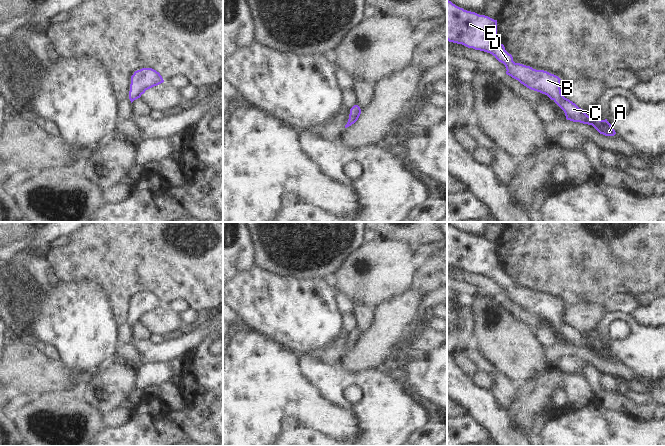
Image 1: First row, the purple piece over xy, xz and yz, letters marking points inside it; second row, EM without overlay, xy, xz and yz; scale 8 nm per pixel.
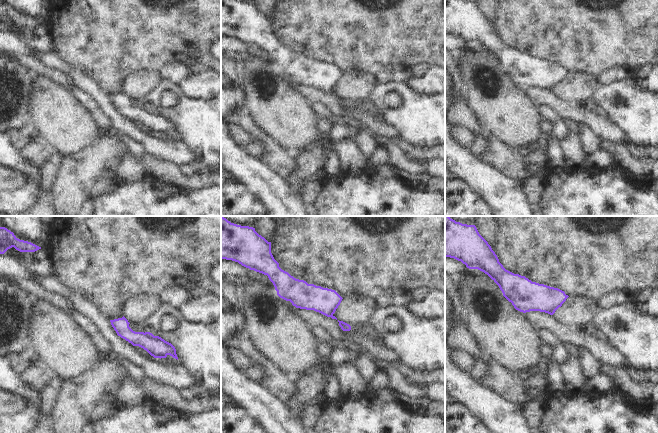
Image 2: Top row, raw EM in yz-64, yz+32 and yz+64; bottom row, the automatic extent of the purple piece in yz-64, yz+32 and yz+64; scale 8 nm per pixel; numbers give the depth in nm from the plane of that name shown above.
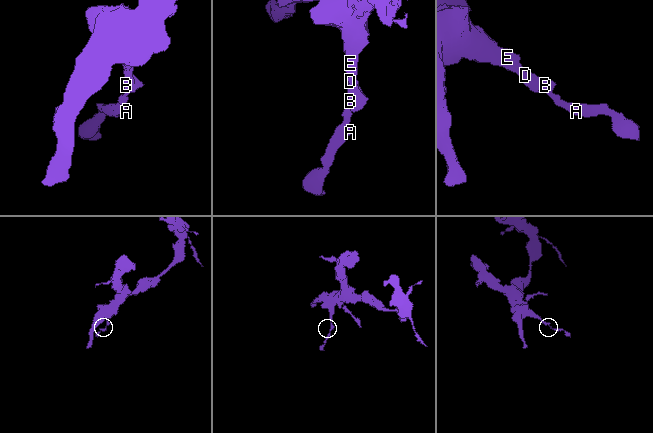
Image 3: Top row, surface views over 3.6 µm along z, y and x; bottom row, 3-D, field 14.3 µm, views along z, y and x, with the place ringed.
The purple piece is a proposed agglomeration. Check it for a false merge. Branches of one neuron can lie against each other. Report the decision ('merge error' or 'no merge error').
no merge error

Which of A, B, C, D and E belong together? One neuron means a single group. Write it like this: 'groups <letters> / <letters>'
groups A B C D E

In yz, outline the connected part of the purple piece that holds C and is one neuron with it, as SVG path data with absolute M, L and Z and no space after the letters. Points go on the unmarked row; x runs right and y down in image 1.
M447 223L447 264L492 278L505 289L507 299L527 312L547 319L564 335L567 344L592 349L605 360L616 358L607 343L591 342L583 333L565 322L561 317L561 303L558 300L515 287L498 263L497 244L464 234Z

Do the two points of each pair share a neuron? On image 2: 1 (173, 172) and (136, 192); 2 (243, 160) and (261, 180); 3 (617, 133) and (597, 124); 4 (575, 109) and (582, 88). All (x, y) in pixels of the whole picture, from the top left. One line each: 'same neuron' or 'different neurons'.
1: different neurons
2: same neuron
3: same neuron
4: different neurons

